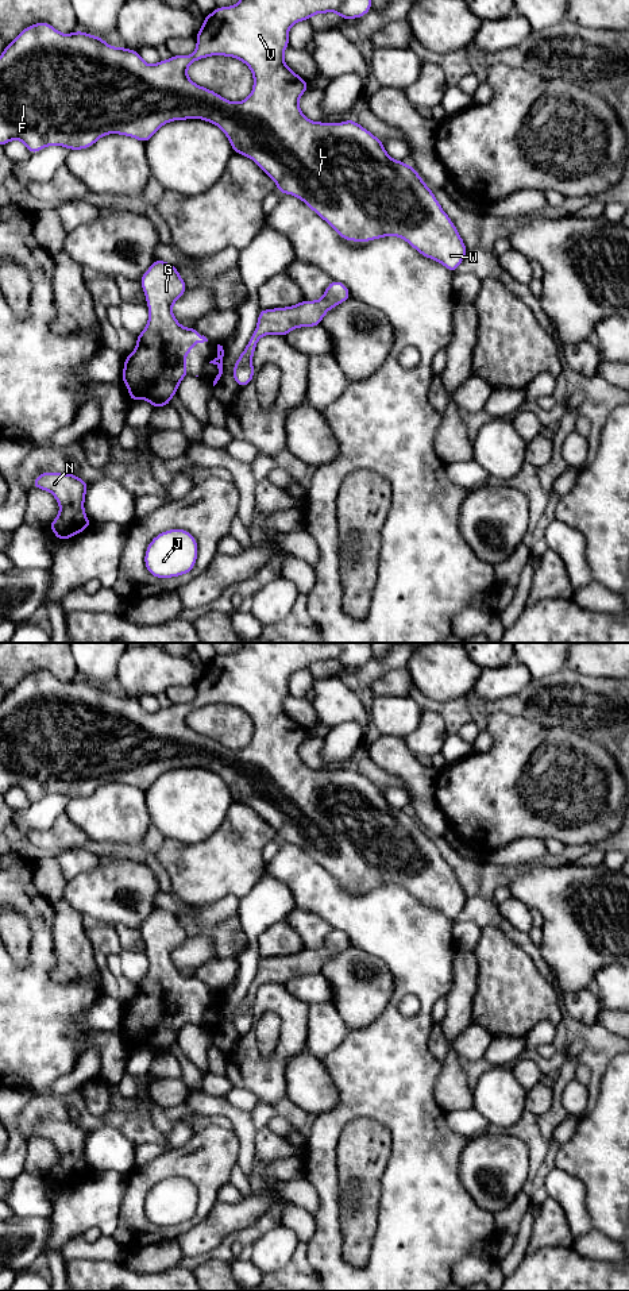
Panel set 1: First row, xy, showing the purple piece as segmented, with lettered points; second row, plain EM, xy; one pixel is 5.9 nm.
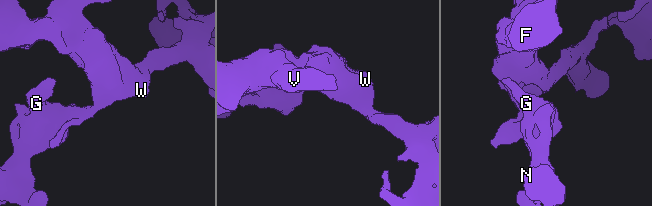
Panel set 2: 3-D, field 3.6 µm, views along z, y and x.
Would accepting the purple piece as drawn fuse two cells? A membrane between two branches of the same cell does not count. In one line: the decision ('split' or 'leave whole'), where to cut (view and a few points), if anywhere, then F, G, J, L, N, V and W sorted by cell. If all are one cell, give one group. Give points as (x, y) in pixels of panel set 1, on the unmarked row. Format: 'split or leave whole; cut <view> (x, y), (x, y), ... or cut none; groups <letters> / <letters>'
leave whole; cut none; groups F G J L N V W

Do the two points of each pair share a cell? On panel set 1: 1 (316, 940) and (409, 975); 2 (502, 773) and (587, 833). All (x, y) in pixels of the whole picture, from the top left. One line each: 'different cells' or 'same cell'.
1: different cells
2: same cell

